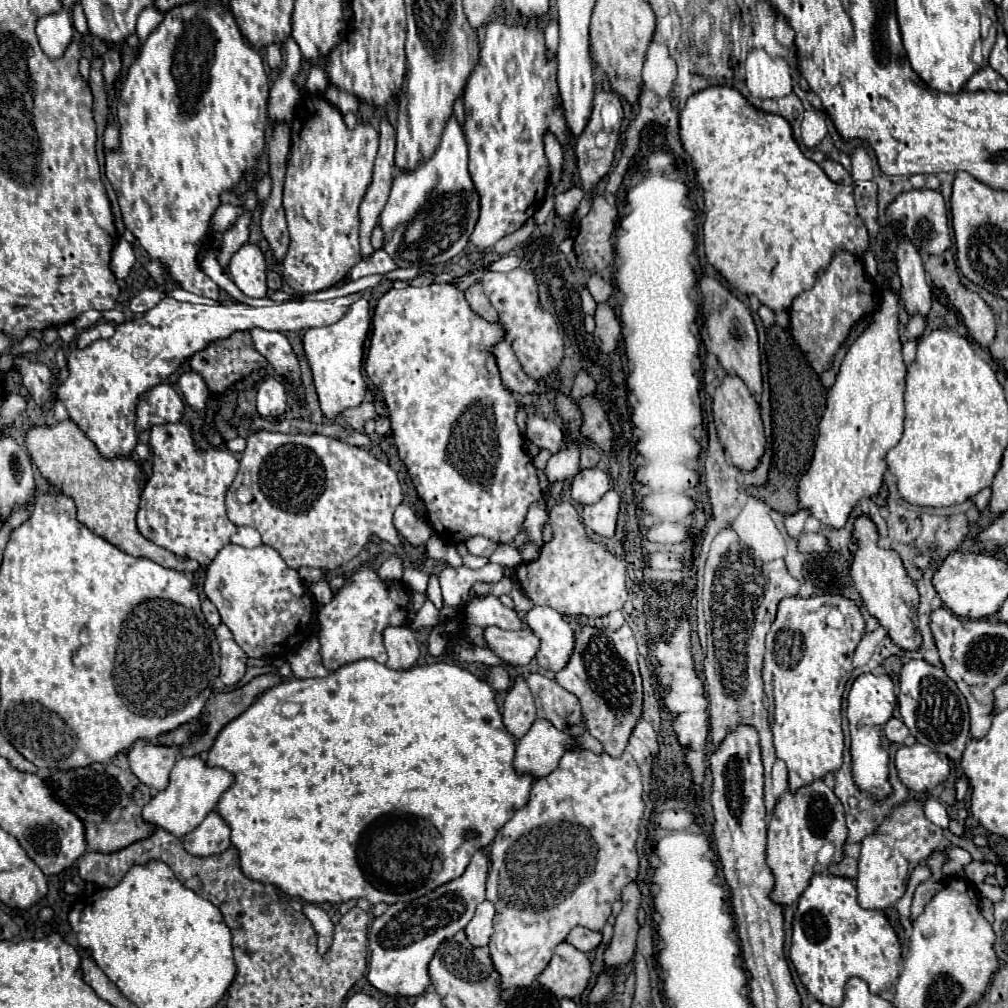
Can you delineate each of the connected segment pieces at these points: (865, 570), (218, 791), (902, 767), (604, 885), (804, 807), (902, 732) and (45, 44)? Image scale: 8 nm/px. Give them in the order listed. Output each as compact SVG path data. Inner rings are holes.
M859 516L855 518L853 522L853 540L857 542L857 550L853 552L853 562L851 562L851 578L855 582L855 588L857 592L861 594L867 610L871 612L871 616L875 616L889 632L889 636L893 638L893 642L897 646L901 646L903 650L917 650L921 646L921 634L915 630L915 620L913 620L913 614L917 610L917 590L913 588L913 582L911 578L907 576L905 568L903 568L903 562L899 558L899 554L895 550L885 550L879 546L879 532L877 532L877 526L875 522L869 518L869 516Z
M183 756L177 760L177 764L171 770L171 782L169 788L159 792L145 808L143 808L143 820L175 834L177 838L183 838L187 832L195 830L201 820L217 806L221 794L235 782L233 774L225 768L207 766L203 758L199 756Z
M923 744L901 746L895 754L895 768L909 790L925 792L949 776L949 758Z
M569 750L559 766L533 782L525 808L497 832L491 846L491 868L487 876L487 900L495 904L495 932L489 940L491 960L503 978L503 988L529 986L541 974L559 942L571 928L583 926L603 930L611 916L611 906L621 898L625 884L637 878L639 854L635 848L639 824L645 810L641 772L631 754L613 758L589 750Z
M813 780L809 786L801 786L797 792L785 792L775 804L769 822L769 842L767 842L767 864L775 876L775 888L771 892L773 902L793 904L801 892L809 886L813 874L823 872L823 866L817 862L817 852L825 842L835 844L833 862L843 858L843 844L847 840L847 826L843 804L837 800L835 792L823 782Z
M891 718L885 726L883 726L885 736L895 742L895 744L903 744L903 740L909 736L909 730L905 728L905 724L899 718Z
M67 10L49 14L38 20L36 34L41 49L50 58L61 57L73 38L73 22Z

